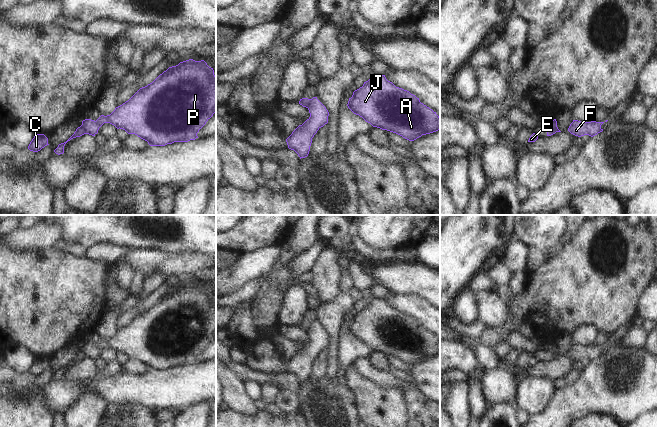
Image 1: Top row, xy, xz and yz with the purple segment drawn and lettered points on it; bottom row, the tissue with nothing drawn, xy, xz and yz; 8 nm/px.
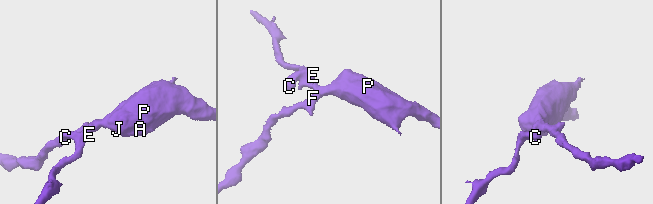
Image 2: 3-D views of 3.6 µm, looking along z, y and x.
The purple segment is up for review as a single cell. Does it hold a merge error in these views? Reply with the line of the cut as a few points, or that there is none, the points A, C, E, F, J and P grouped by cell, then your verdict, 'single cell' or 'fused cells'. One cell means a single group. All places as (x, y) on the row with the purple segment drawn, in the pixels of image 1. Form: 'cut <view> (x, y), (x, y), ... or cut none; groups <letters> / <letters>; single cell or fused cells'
cut xy (82, 124), (86, 133); groups A F J P / C E; fused cells

